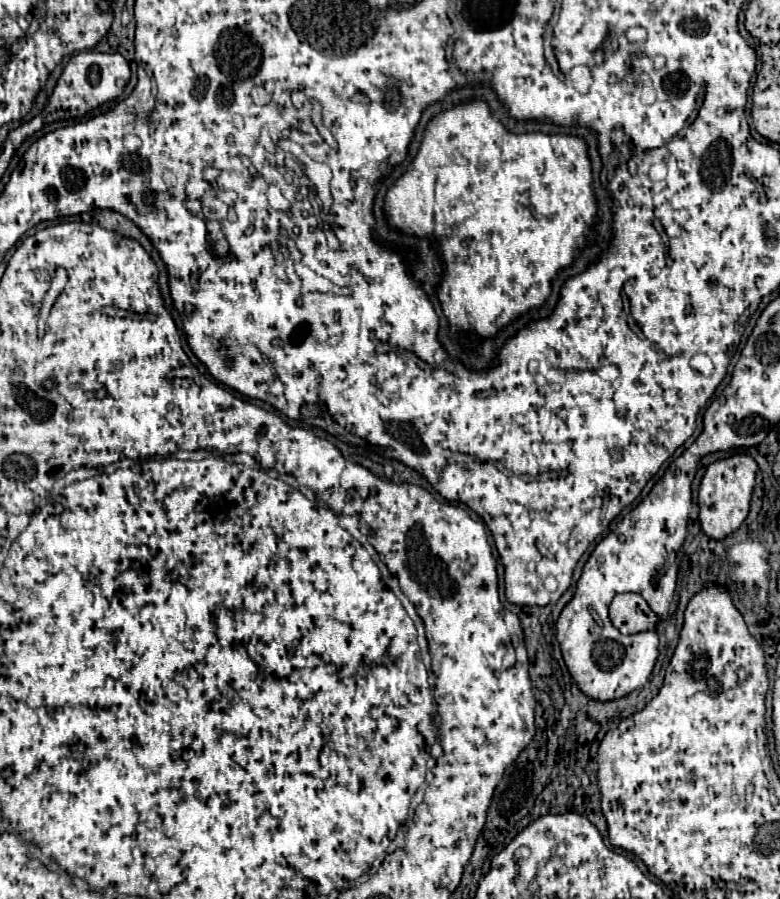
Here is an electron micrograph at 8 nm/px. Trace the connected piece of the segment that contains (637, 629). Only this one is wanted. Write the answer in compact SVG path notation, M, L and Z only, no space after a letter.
M637 593L617 595L609 605L609 619L623 635L655 631L659 625L659 617L651 611L647 601Z

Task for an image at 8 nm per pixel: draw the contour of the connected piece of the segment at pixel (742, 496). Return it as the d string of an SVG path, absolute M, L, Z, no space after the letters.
M733 455L729 459L715 461L713 465L707 467L697 497L699 523L707 537L721 541L741 527L741 523L749 513L751 493L755 487L755 471L757 471L757 463L749 455Z

